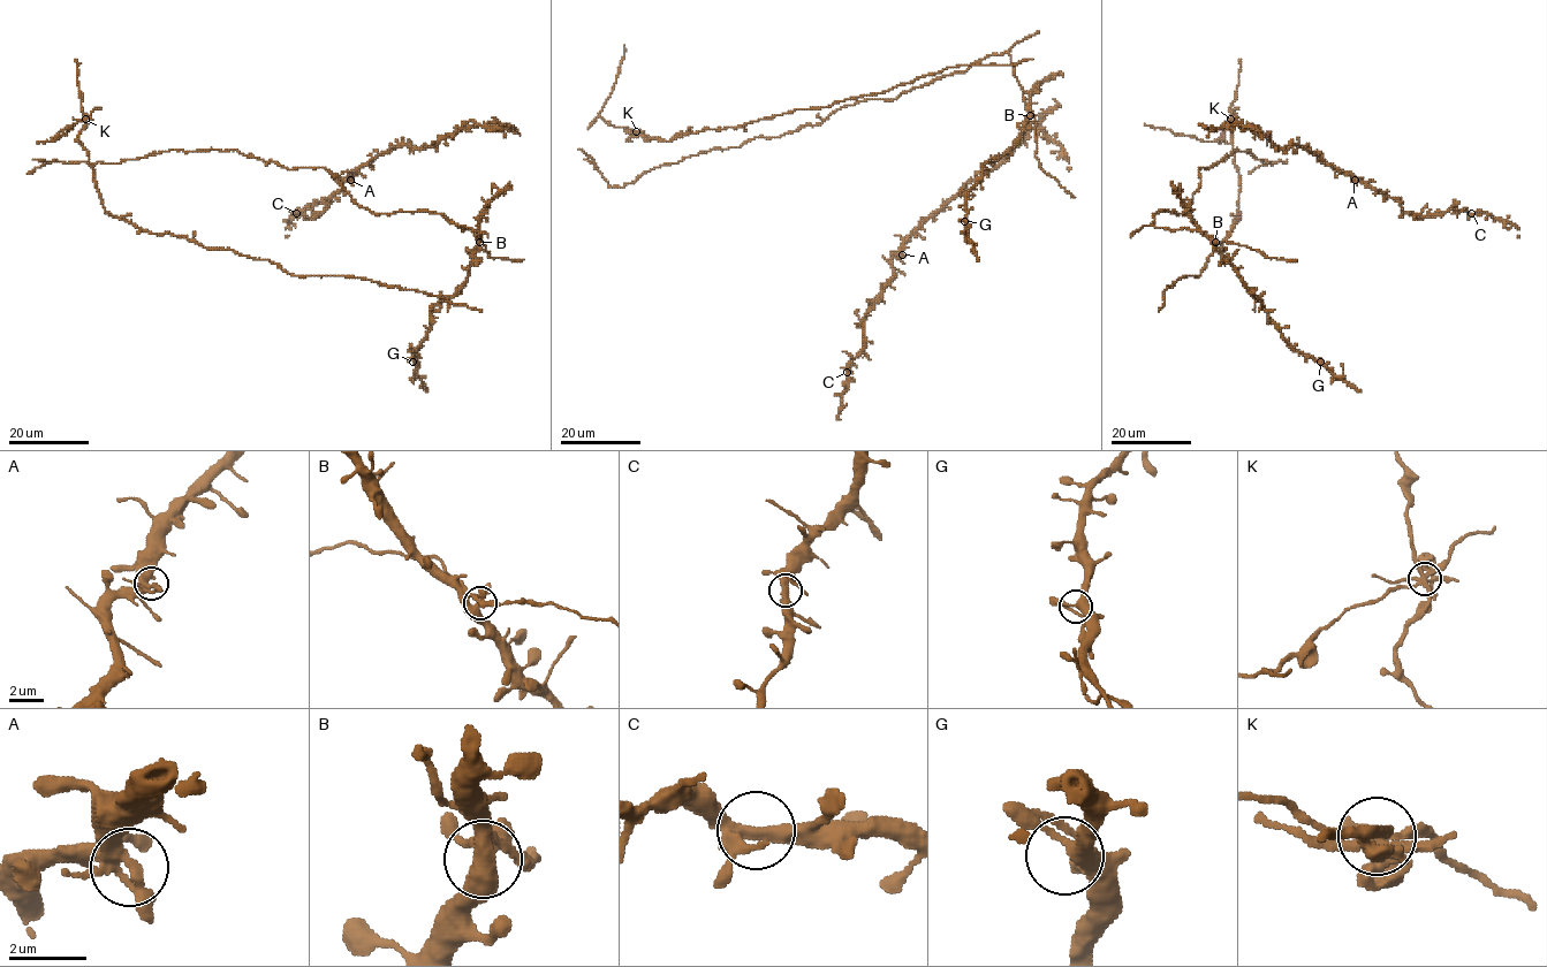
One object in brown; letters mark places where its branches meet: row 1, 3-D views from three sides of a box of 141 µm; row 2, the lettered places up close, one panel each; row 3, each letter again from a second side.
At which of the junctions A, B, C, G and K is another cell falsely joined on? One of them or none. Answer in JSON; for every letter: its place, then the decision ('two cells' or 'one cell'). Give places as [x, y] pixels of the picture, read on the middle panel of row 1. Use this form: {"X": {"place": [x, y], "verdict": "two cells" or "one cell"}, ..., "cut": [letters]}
{"A": {"place": [902, 254], "verdict": "one cell"}, "B": {"place": [1030, 115], "verdict": "one cell"}, "C": {"place": [847, 372], "verdict": "one cell"}, "G": {"place": [964, 221], "verdict": "one cell"}, "K": {"place": [636, 131], "verdict": "two cells"}, "cut": ["K"]}

